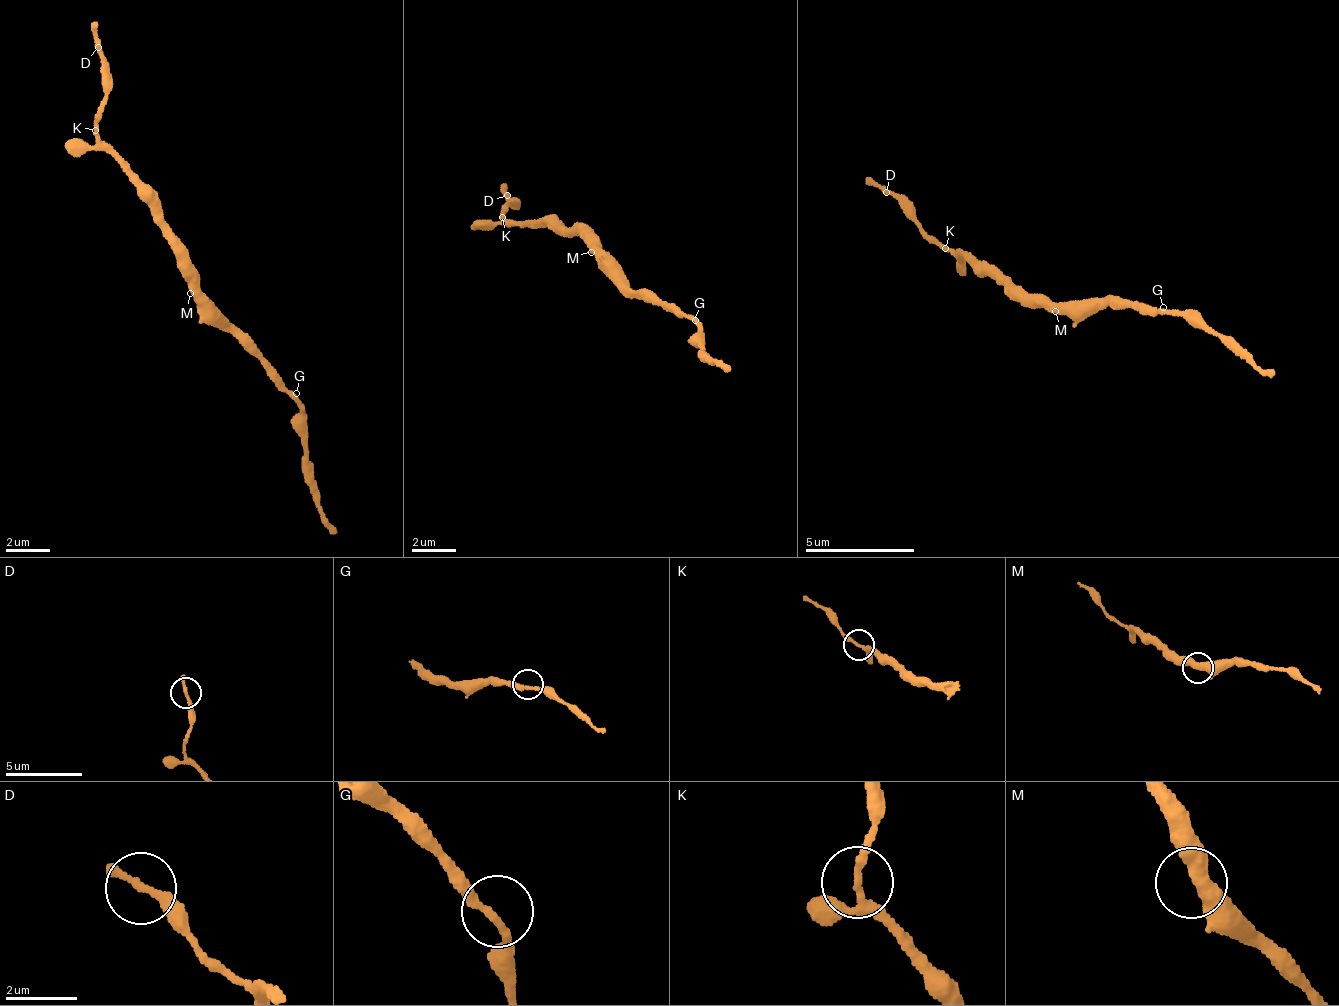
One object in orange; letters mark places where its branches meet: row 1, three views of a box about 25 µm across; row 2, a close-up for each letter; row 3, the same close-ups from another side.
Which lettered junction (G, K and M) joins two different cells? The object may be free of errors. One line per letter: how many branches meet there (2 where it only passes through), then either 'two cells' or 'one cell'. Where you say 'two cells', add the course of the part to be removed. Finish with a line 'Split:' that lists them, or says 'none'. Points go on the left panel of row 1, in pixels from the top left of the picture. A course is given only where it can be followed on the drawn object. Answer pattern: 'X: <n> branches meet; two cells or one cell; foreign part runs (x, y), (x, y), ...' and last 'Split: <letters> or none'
G: 2 branches meet; one cell
K: 3 branches meet; one cell
M: 2 branches meet; one cell
Split: none

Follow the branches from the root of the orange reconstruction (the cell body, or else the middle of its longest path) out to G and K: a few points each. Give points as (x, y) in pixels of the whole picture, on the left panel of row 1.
G: (201, 288), (206, 295), (207, 303), (218, 308), (251, 339), (291, 391), (296, 393)
K: (201, 288), (200, 282), (172, 245), (167, 233), (167, 221), (94, 129)

